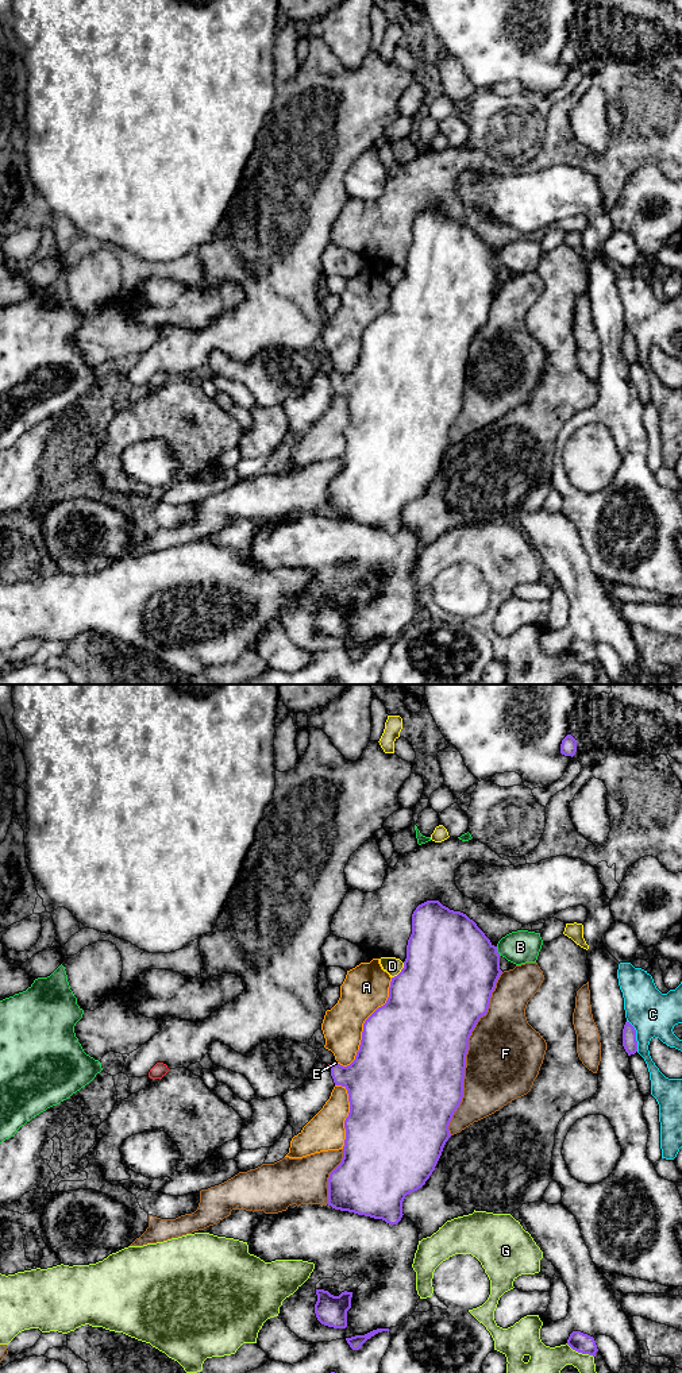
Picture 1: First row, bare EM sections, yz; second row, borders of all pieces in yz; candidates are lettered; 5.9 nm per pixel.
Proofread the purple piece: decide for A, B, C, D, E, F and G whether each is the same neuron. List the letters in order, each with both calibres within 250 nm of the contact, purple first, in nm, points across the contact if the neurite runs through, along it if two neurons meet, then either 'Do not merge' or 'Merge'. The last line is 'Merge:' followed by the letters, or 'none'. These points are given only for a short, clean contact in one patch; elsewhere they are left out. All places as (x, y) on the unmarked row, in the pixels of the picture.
A: Thickness 500 nm (purple) against 280 nm. Do not merge
B: Thickness 480 nm (purple) against 200 nm. Do not merge
C: Thickness 90 nm (purple) against 280 nm. Do not merge
D: Thickness 500 nm (purple) against 100 nm. Do not merge
E: Thickness 320 nm (purple) against 20 nm. Path across: yz (372, 389), (343, 385), (332, 374), (335, 371). Merge
F: Thickness 500 nm (purple) against 440 nm. Do not merge
G: Thickness 120 nm (purple) against 200 nm. Do not merge
Merge: E

